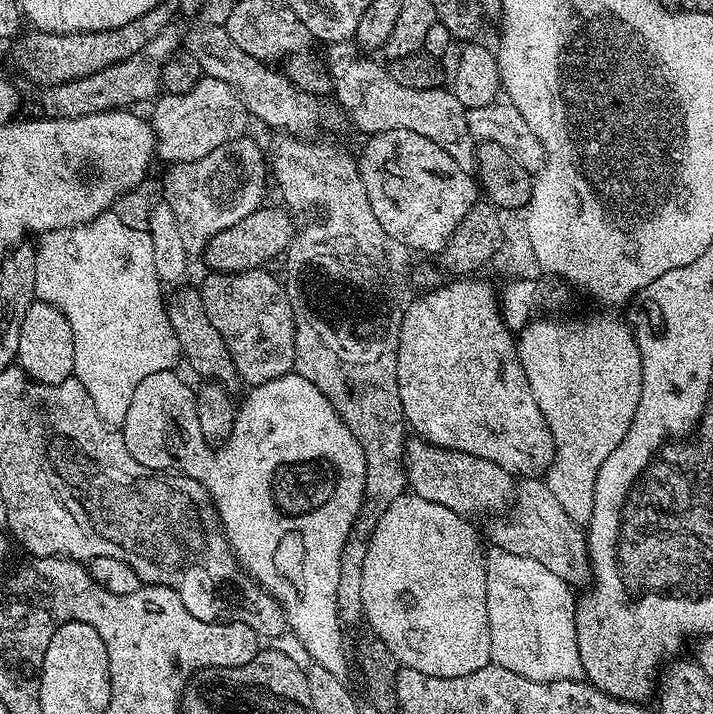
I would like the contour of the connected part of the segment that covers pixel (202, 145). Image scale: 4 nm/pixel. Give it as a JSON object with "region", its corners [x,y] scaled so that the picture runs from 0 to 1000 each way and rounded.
{"region":[[[282,105],[272,126],[261,132],[230,132],[212,147],[210,172],[219,190],[219,218],[236,224],[237,231],[272,227],[289,221],[295,210],[306,210],[324,196],[338,195],[348,179],[351,158],[317,115]]]}

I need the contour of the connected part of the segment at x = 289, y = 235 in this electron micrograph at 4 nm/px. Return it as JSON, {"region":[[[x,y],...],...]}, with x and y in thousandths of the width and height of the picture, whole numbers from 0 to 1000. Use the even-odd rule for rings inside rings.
{"region":[[[367,289],[356,300],[339,305],[339,311],[323,317],[323,322],[311,322],[311,328],[295,333],[283,363],[293,370],[297,381],[349,381],[358,375],[370,375],[377,364],[403,354],[412,335],[410,308],[396,293],[376,290]]]}

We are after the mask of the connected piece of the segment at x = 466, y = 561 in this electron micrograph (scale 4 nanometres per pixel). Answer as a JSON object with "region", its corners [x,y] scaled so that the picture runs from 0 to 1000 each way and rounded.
{"region":[[[568,692],[547,703],[536,725],[530,725],[522,752],[516,755],[513,787],[508,787],[509,867],[516,868],[518,877],[522,878],[520,889],[532,896],[537,906],[547,910],[557,931],[575,938],[592,938],[592,944],[603,944],[614,950],[648,950],[648,944],[665,944],[665,938],[676,938],[676,933],[682,933],[689,926],[687,871],[682,860],[682,768],[676,761],[675,746],[672,751],[662,741],[662,734],[661,727],[644,723],[637,714],[626,714],[626,709],[614,709],[614,703],[597,703],[597,697],[582,692]]]}

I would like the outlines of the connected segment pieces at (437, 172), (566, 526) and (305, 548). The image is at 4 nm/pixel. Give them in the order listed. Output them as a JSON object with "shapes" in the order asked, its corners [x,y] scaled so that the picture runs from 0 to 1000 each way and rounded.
{"shapes":[[[[536,182],[523,185],[515,192],[511,209],[502,213],[502,228],[508,244],[508,261],[513,261],[513,277],[519,277],[519,294],[525,294],[525,305],[530,305],[530,317],[536,317],[540,332],[557,336],[583,353],[606,353],[614,356],[631,339],[631,333],[642,322],[648,305],[659,300],[659,294],[670,283],[670,258],[666,251],[620,204],[603,199],[603,193],[592,193],[592,188],[581,188],[581,182]]],[[[735,669],[728,674],[727,678],[727,709],[729,703],[729,718],[725,723],[715,723],[717,720],[703,721],[700,725],[690,725],[683,730],[684,734],[684,751],[682,745],[682,756],[691,769],[703,773],[714,773],[715,776],[727,776],[728,779],[736,779],[738,782],[749,782],[749,787],[760,787],[760,793],[766,793],[766,798],[773,798],[776,804],[783,804],[783,810],[788,810],[797,819],[809,821],[808,818],[823,819],[827,812],[827,791],[825,789],[825,752],[820,741],[805,732],[799,725],[799,720],[794,720],[794,714],[788,714],[788,706],[783,703],[783,697],[777,697],[777,692],[771,686],[771,681],[762,671],[757,669]]],[[[405,524],[396,529],[384,529],[379,535],[349,542],[348,556],[342,560],[342,567],[335,567],[331,587],[325,590],[325,598],[317,615],[299,630],[281,627],[286,633],[286,661],[275,661],[275,674],[292,688],[292,696],[303,709],[303,718],[309,721],[309,738],[314,741],[321,758],[348,756],[348,768],[331,768],[328,777],[337,786],[337,794],[393,846],[393,853],[398,856],[398,873],[421,895],[424,906],[432,912],[433,926],[438,930],[452,933],[454,938],[463,938],[463,944],[478,950],[487,948],[488,930],[491,936],[491,919],[482,915],[482,891],[477,887],[480,870],[477,866],[477,850],[474,849],[474,815],[477,814],[477,789],[482,766],[488,758],[491,742],[505,718],[505,710],[511,702],[511,688],[513,686],[513,636],[508,625],[502,625],[502,613],[480,591],[480,585],[463,569],[457,552],[440,541],[429,529],[414,524]]]]}

